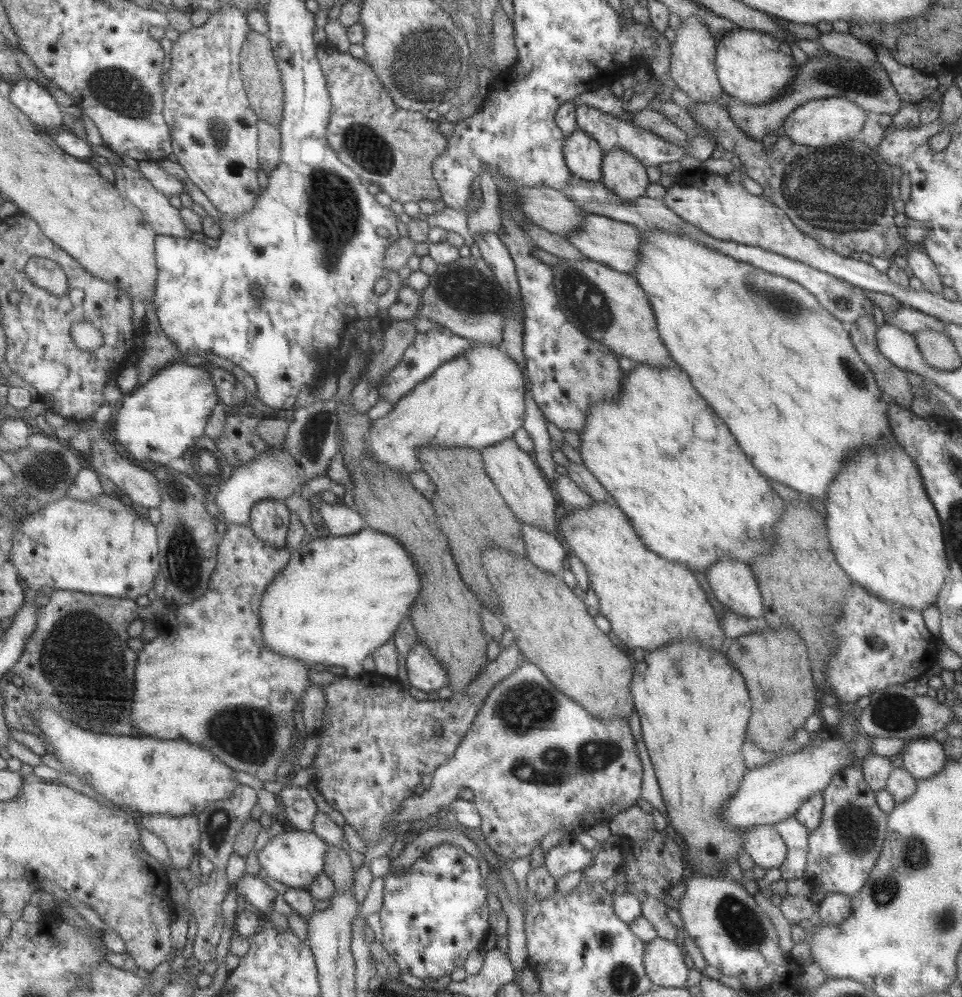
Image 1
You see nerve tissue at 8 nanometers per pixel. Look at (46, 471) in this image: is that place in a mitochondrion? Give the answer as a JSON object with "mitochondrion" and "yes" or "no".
{"mitochondrion":"yes"}

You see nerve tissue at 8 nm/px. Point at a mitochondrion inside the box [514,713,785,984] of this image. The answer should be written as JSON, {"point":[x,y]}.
{"point":[744,927]}

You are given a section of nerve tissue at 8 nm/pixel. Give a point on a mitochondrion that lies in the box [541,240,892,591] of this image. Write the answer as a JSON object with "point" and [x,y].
{"point":[589,307]}

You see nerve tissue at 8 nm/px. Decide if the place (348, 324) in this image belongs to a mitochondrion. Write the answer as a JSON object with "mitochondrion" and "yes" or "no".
{"mitochondrion":"no"}

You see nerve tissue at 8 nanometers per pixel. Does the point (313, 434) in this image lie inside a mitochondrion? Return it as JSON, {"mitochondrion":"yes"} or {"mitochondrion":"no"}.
{"mitochondrion":"yes"}

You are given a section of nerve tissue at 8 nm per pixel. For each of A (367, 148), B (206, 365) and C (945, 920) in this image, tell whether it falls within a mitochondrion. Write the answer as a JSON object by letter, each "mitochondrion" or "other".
{"A":"mitochondrion","B":"other","C":"mitochondrion"}

